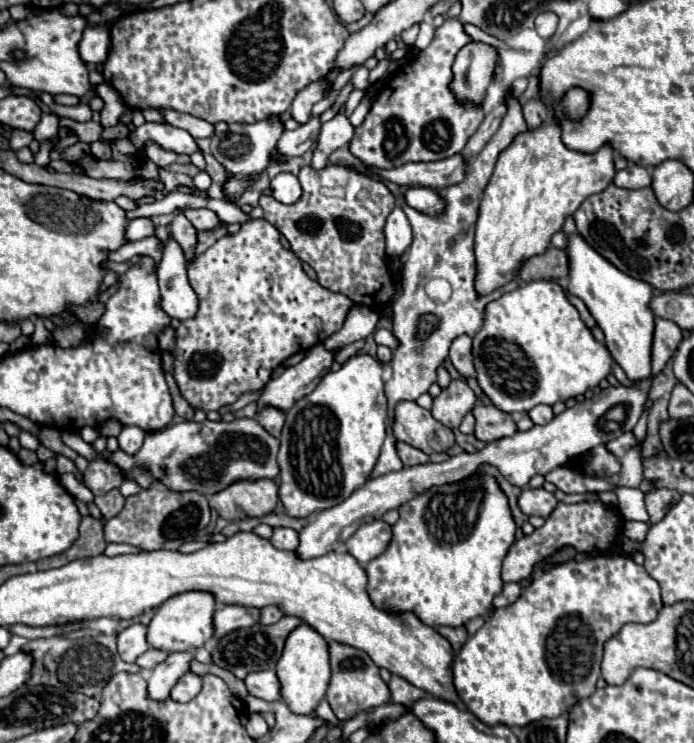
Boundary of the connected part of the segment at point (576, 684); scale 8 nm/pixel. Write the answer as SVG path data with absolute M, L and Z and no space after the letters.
M608 553L608 555L598 555L594 559L584 559L584 561L568 561L562 565L554 565L552 569L544 571L540 577L532 579L532 583L522 591L520 599L504 609L494 609L494 613L486 619L486 623L462 645L460 653L454 657L454 665L452 665L452 673L454 673L454 687L458 691L458 697L462 699L462 703L486 725L506 725L506 727L522 727L528 725L532 721L540 721L540 719L552 719L558 717L562 713L568 713L570 707L584 697L590 697L596 691L596 681L600 677L600 663L602 663L602 649L606 645L606 641L610 637L614 637L614 633L618 633L618 629L622 629L622 625L626 623L650 623L654 621L654 617L658 617L662 609L662 601L660 601L660 585L658 581L654 581L646 569L642 565L636 565L632 557L622 555L622 553Z

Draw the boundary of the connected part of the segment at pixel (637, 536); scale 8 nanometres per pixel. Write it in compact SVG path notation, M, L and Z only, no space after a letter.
M628 521L628 523L626 523L624 535L626 535L628 539L638 541L638 543L644 543L646 533L648 533L648 525L646 525L646 523L638 523L638 521Z

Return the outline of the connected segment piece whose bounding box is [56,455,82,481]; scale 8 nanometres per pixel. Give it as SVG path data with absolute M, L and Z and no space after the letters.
M59 455L56 459L56 471L66 471L68 473L74 473L78 477L78 481L82 481L82 473L78 471L74 462L62 455Z

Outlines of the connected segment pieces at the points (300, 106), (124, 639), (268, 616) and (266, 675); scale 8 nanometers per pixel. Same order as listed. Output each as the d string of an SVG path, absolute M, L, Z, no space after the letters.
M332 69L330 73L326 73L326 77L322 77L322 79L318 79L318 81L312 81L310 85L306 85L306 89L302 89L302 91L296 95L290 111L292 111L292 117L294 117L298 123L306 123L306 121L310 119L310 109L312 109L312 105L318 103L318 101L330 91L330 87L332 87L334 79L338 77L338 73L340 73L338 69Z
M134 623L118 633L118 653L126 663L134 663L150 645L146 641L146 625Z
M268 605L266 609L262 609L262 619L260 619L260 623L262 623L262 625L272 625L272 623L276 623L282 615L284 615L282 609L274 609L274 605Z
M266 669L266 671L258 671L258 673L250 673L246 679L246 689L250 695L264 699L264 701L282 701L282 693L280 693L280 681L276 671Z

